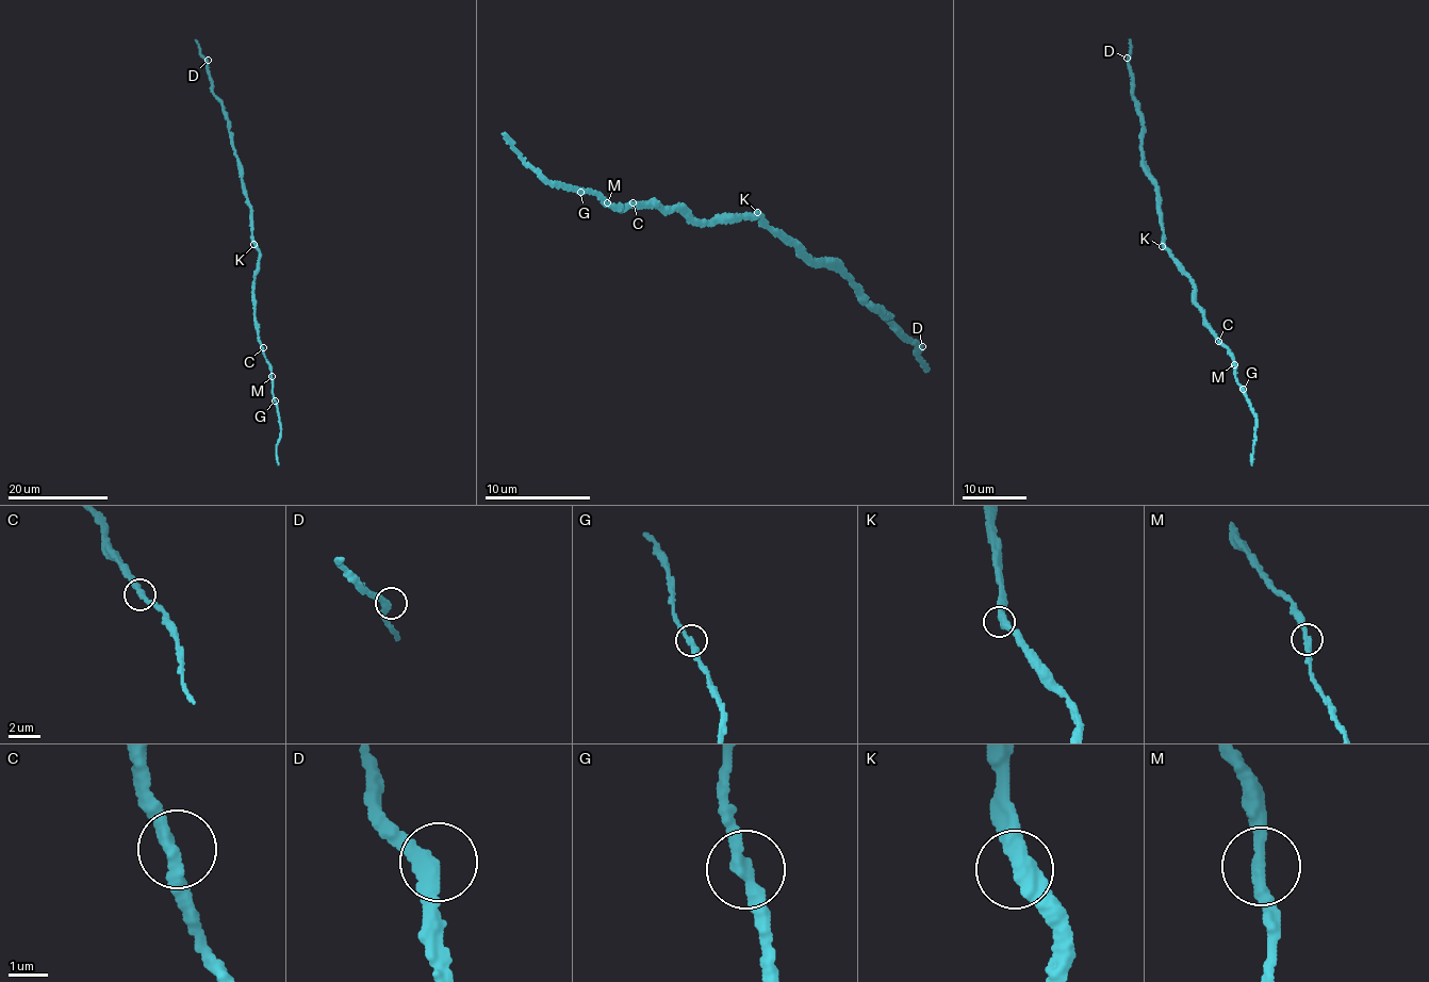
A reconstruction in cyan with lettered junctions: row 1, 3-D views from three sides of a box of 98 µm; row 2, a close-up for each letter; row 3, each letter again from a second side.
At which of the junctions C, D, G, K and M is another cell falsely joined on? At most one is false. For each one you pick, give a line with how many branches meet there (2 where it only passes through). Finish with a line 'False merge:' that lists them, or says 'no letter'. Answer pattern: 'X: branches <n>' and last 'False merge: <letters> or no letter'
False merge: no letter

